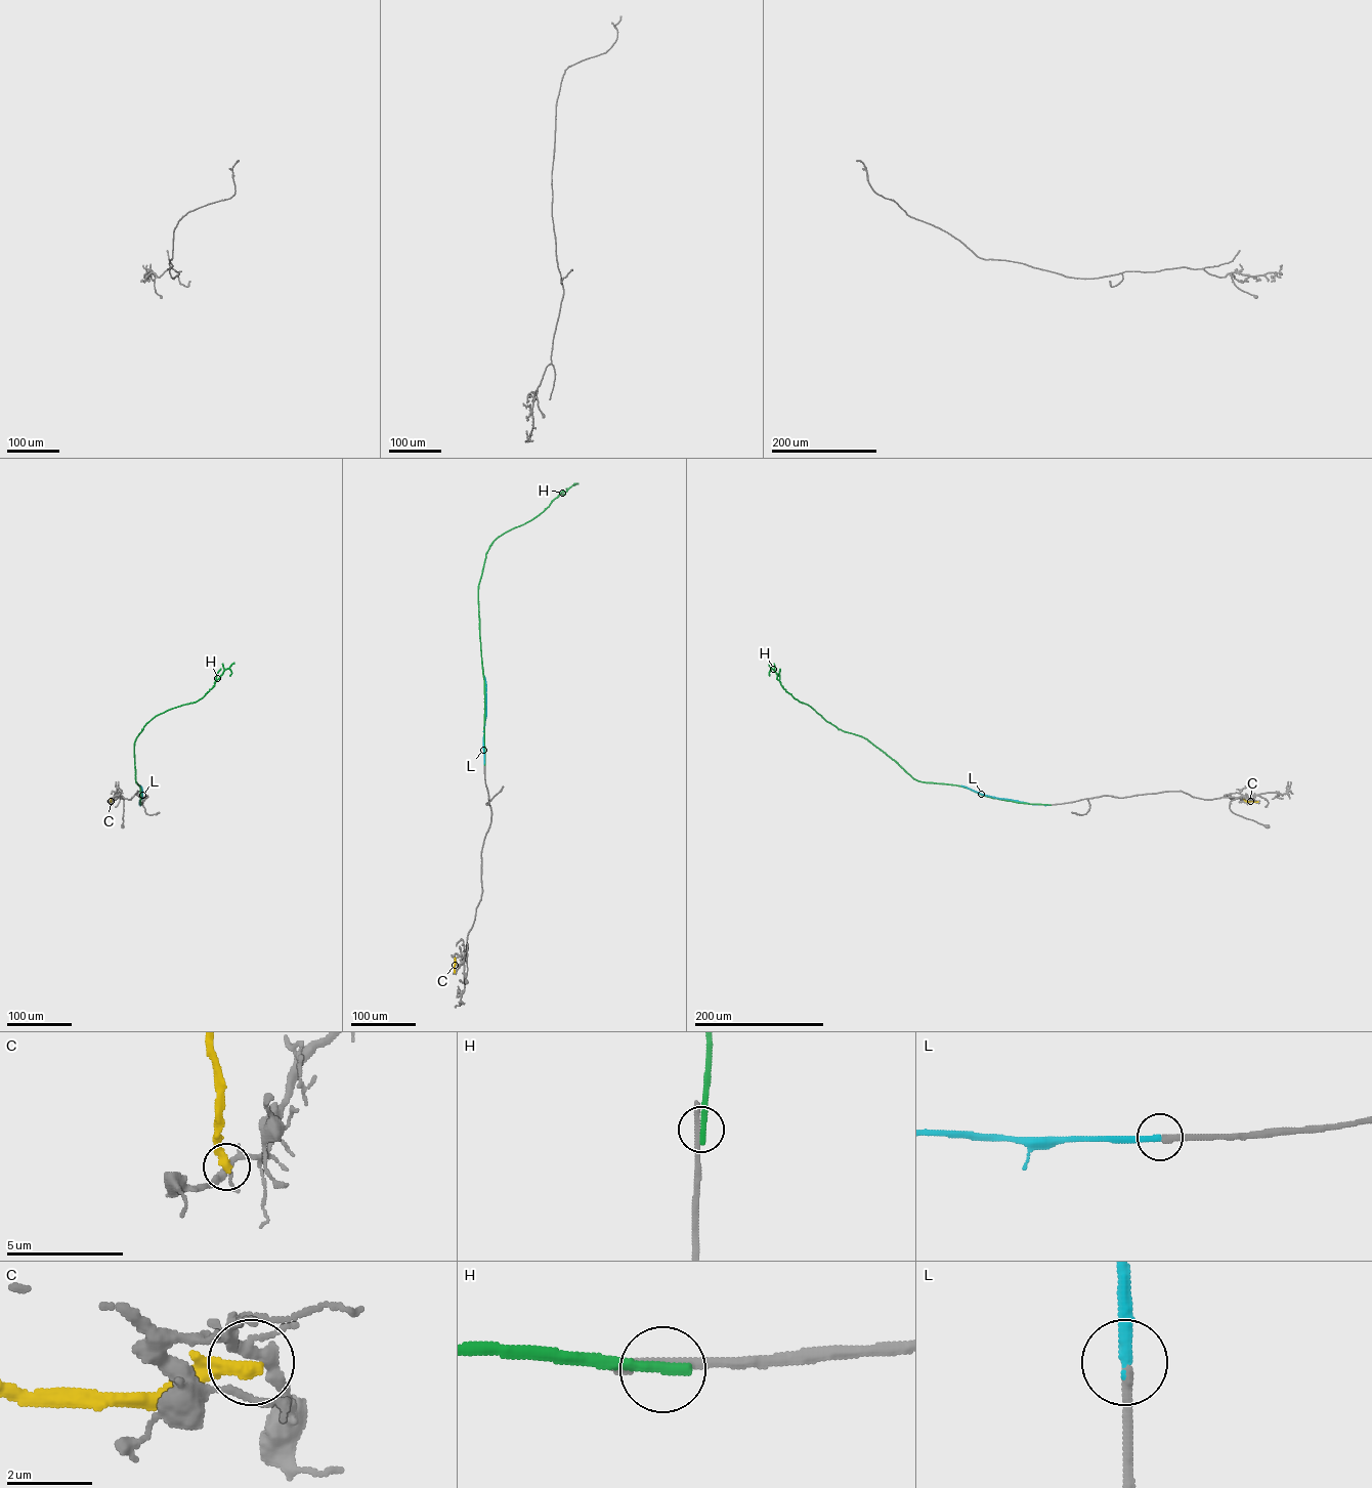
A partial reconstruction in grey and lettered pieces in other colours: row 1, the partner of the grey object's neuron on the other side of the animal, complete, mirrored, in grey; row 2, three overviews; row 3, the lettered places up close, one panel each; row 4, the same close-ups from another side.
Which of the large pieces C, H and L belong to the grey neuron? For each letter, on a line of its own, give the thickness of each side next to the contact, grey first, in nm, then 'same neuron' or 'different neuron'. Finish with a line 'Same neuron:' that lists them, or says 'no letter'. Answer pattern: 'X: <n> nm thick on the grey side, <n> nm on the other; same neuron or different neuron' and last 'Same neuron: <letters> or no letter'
C: 280 nm thick on the grey side, 360 nm on the other; different neuron
H: 300 nm thick on the grey side, 320 nm on the other; different neuron
L: 220 nm thick on the grey side, 280 nm on the other; same neuron
Same neuron: L

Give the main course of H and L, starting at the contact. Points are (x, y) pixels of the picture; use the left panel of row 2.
H: (140, 805), (134, 747), (141, 729), (157, 715), (201, 698), (225, 669), (231, 672), (229, 676)
L: (140, 805), (140, 785)

